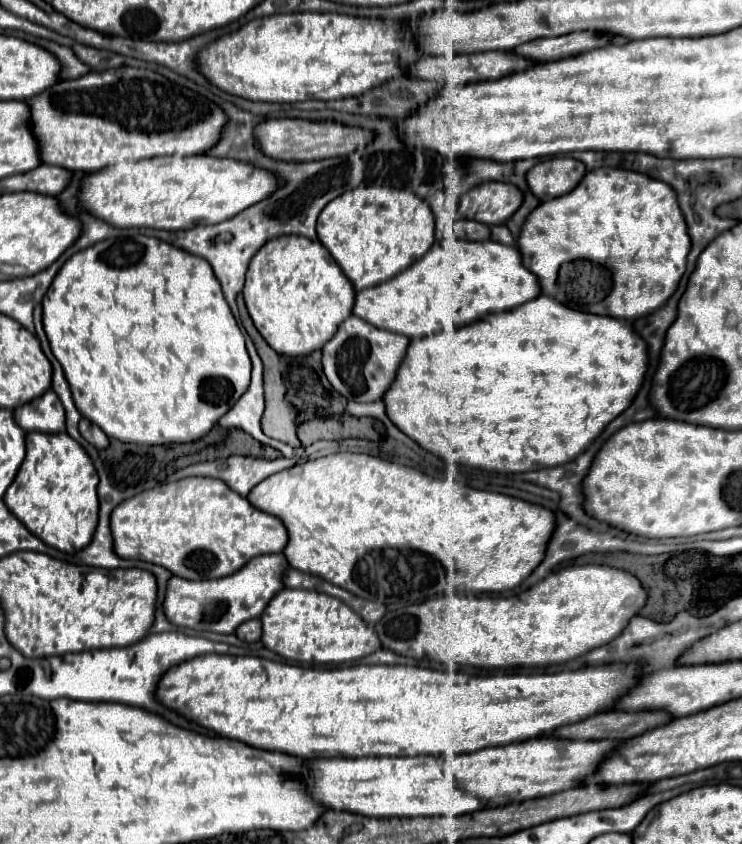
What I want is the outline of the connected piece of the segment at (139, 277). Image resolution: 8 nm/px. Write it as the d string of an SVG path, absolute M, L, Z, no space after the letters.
M142 234L130 236L130 238L124 238L124 236L108 238L102 242L96 242L92 248L72 254L64 262L64 266L58 270L52 286L44 294L42 322L44 322L44 332L48 336L48 342L50 342L50 350L64 370L64 376L70 384L78 412L90 422L98 424L106 436L116 438L120 442L136 442L136 444L194 442L210 432L210 428L218 422L218 418L224 416L238 402L238 398L244 394L250 382L252 366L250 366L250 356L244 346L244 336L230 312L230 306L224 300L220 282L216 282L212 268L208 266L208 262L204 262L204 258L188 254L186 250L180 250L158 238L150 238Z

